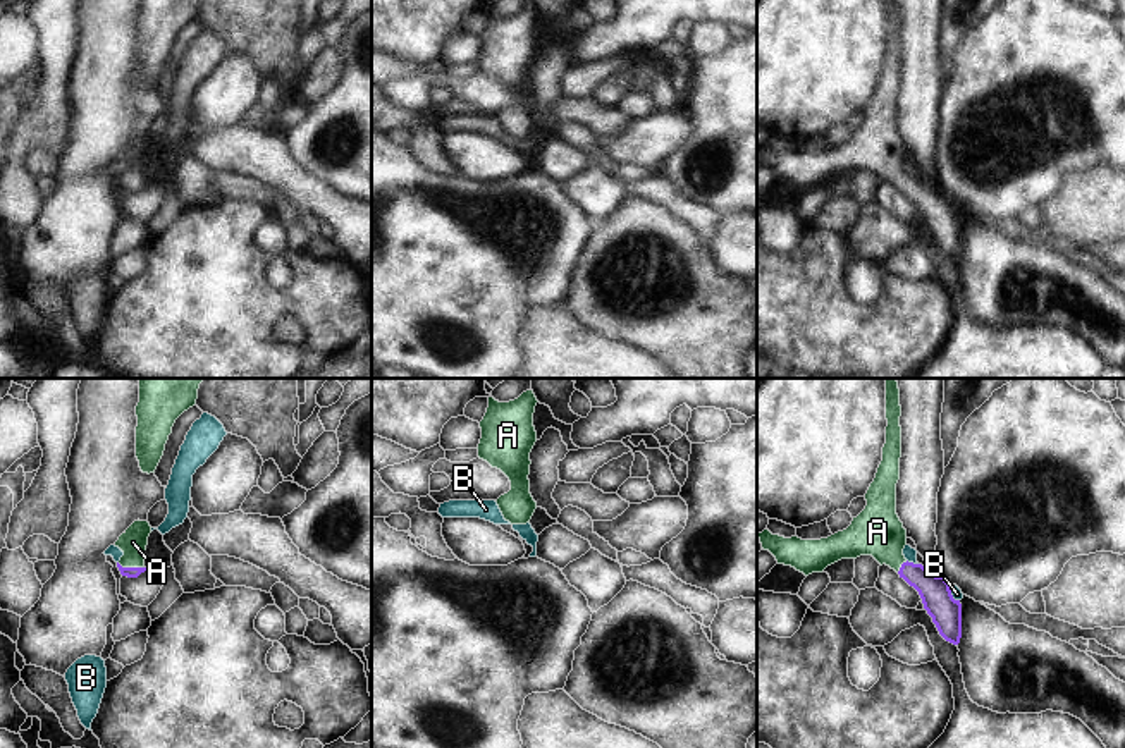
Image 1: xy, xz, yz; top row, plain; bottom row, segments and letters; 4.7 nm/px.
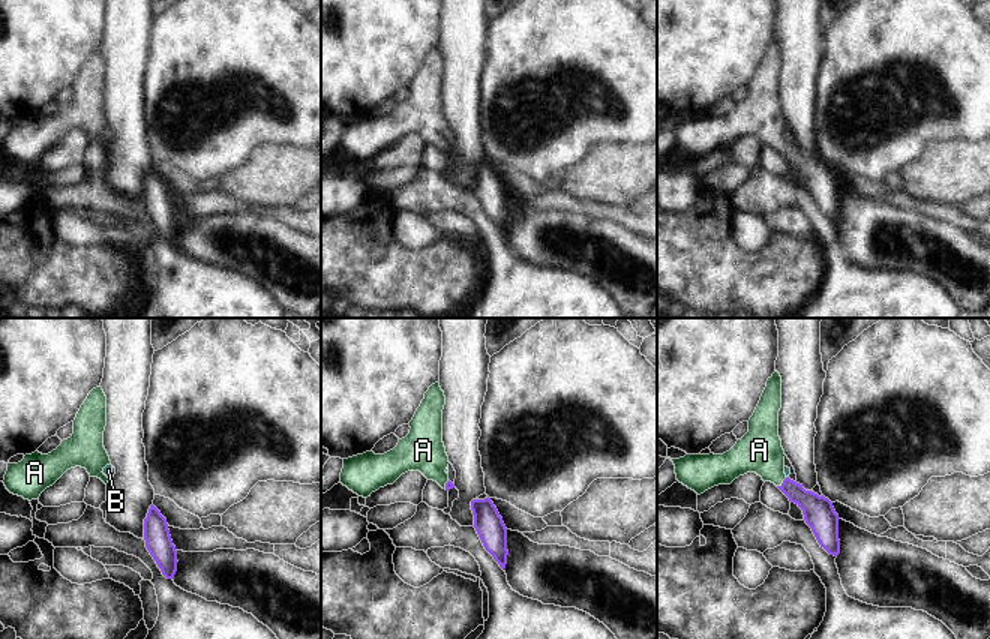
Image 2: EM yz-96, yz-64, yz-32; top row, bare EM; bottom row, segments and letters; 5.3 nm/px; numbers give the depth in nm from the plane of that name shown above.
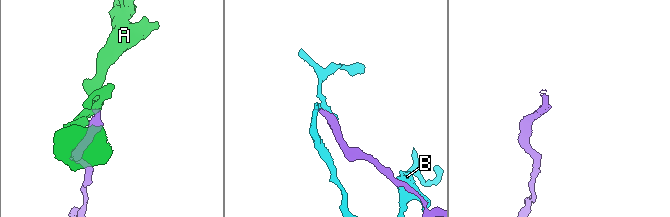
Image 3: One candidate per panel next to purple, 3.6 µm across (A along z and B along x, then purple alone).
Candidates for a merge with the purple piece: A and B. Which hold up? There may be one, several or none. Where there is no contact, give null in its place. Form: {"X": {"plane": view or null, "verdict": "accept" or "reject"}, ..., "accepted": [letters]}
{"A": {"plane": "xy", "verdict": "accept"}, "B": {"plane": "yz", "verdict": "reject"}, "accepted": ["A"]}

